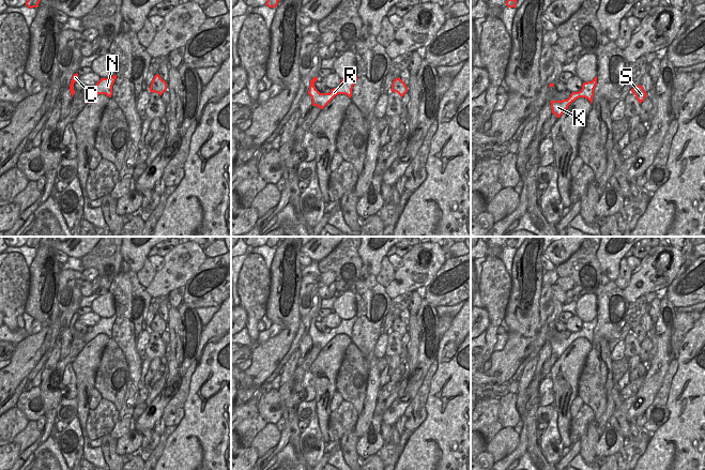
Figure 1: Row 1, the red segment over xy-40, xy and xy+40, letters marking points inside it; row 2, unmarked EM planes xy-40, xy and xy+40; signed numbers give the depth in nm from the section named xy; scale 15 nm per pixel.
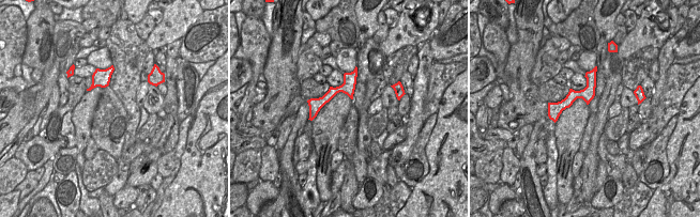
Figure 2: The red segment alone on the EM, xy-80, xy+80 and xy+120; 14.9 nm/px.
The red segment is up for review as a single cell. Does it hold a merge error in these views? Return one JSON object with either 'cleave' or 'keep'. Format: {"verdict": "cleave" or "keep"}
{"verdict": "keep"}

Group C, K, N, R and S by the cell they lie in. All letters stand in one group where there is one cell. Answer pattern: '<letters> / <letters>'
C K N R S

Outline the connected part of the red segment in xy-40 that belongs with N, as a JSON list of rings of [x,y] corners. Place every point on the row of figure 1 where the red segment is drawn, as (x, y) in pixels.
[[[114,74],[110,78],[101,78],[101,80],[92,88],[91,93],[87,93],[85,96],[85,103],[89,103],[98,94],[106,94],[111,97],[112,95],[112,86],[117,79],[117,75]]]

